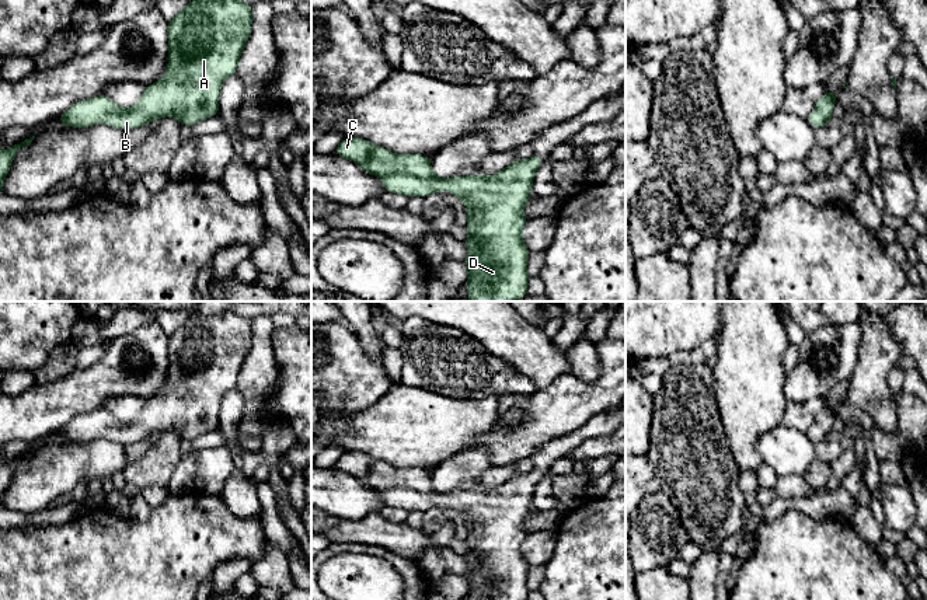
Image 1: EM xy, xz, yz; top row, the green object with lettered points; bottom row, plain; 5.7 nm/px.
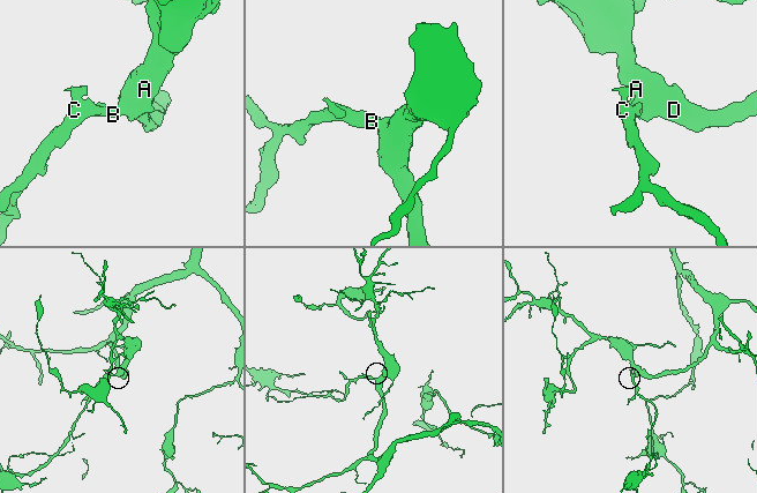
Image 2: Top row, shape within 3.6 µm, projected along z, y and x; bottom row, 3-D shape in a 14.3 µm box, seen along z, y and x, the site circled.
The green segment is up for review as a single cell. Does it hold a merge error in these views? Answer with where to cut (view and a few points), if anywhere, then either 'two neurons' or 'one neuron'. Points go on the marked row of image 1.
no cut; one neuron

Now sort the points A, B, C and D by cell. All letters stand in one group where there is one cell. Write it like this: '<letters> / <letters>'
A B C D

